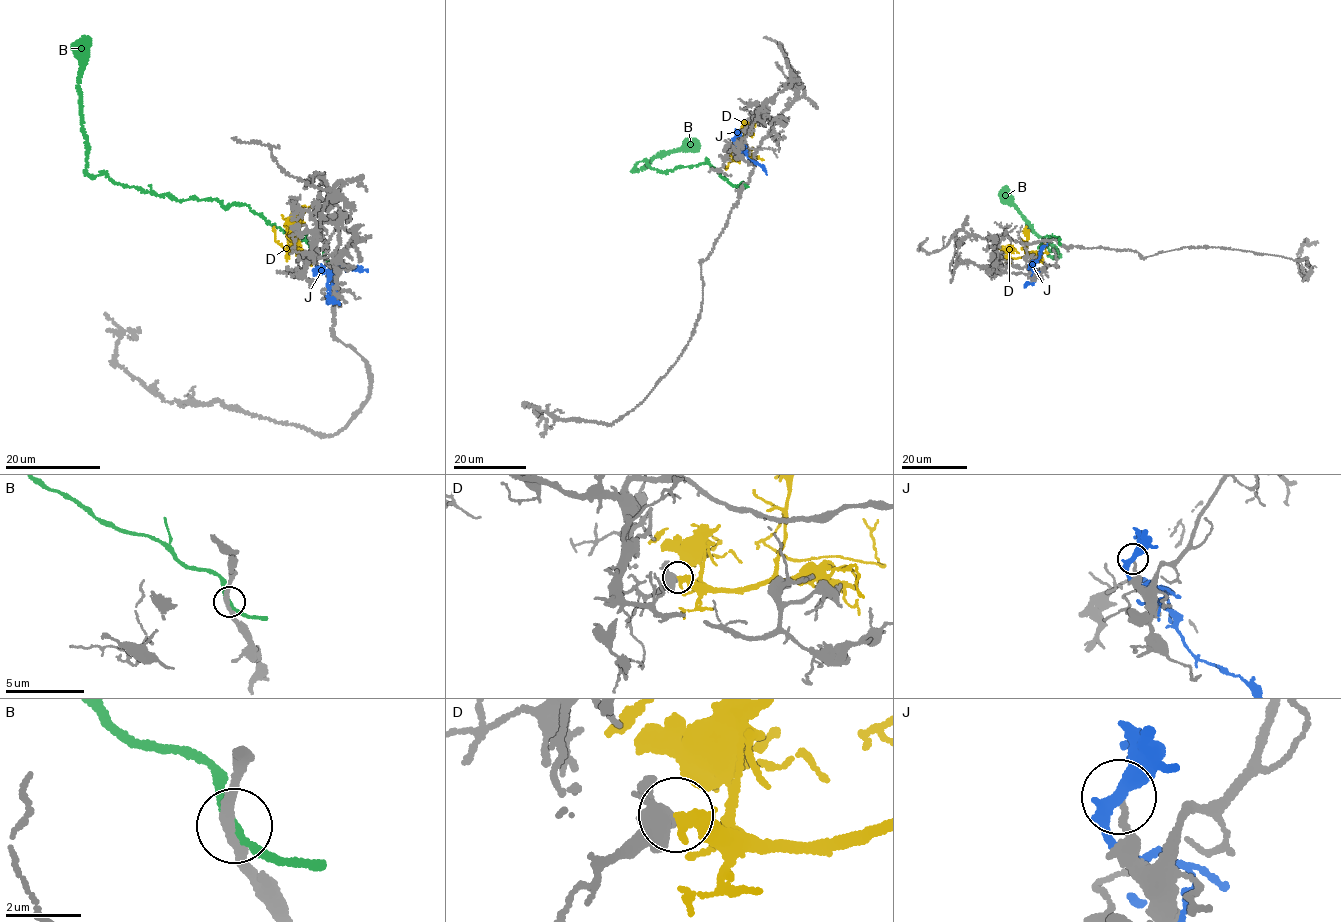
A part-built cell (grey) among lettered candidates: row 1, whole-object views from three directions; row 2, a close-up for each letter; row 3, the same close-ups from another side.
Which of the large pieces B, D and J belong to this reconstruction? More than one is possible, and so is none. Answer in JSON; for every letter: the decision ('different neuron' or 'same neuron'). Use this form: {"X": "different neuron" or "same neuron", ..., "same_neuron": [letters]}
{"B": "different neuron", "D": "different neuron", "J": "different neuron", "same_neuron": []}

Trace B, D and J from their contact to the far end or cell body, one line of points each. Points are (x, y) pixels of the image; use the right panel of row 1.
B: (1060, 243), (1047, 236), (1039, 245), (1058, 253), (1049, 256), (1054, 259), (1057, 249), (1035, 231), (1003, 186)
D: (1005, 256), (1023, 256), (1026, 242), (1023, 249), (1047, 253), (1043, 243)
J: (1030, 283), (1034, 279), (1034, 265), (1047, 244)

